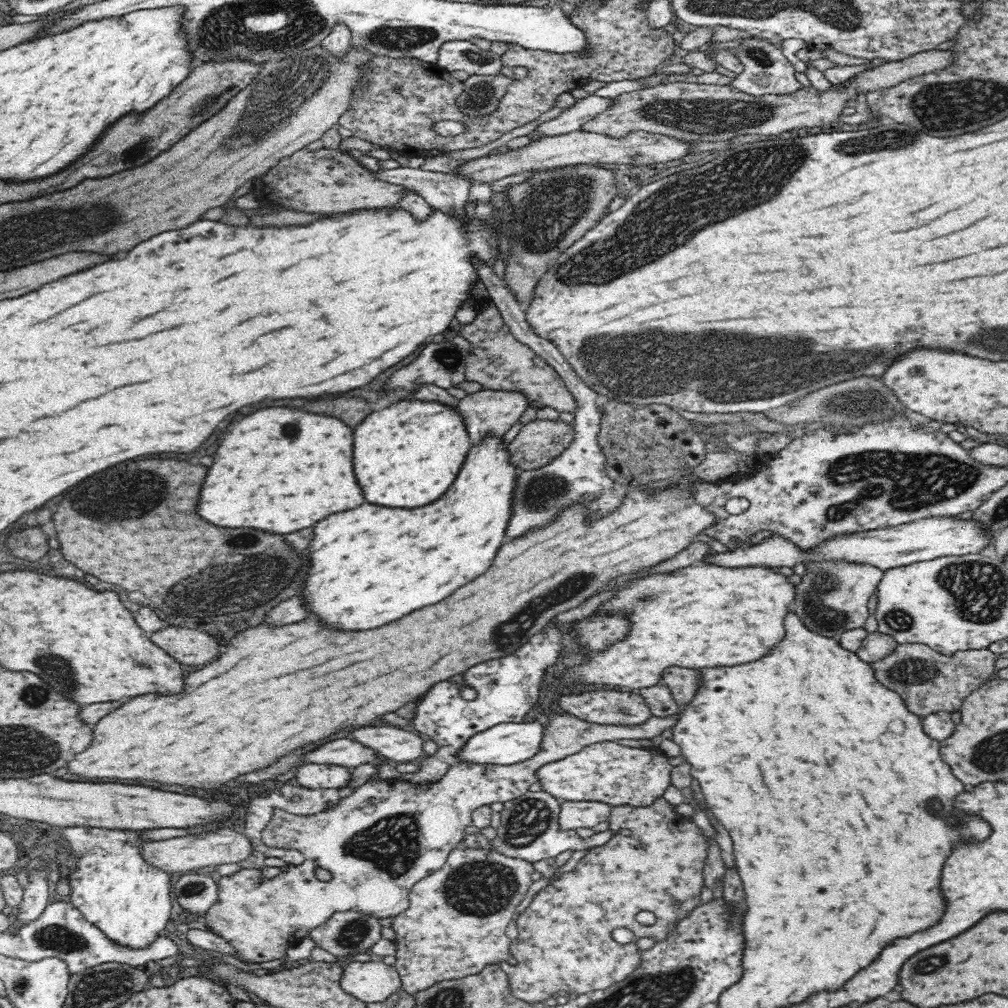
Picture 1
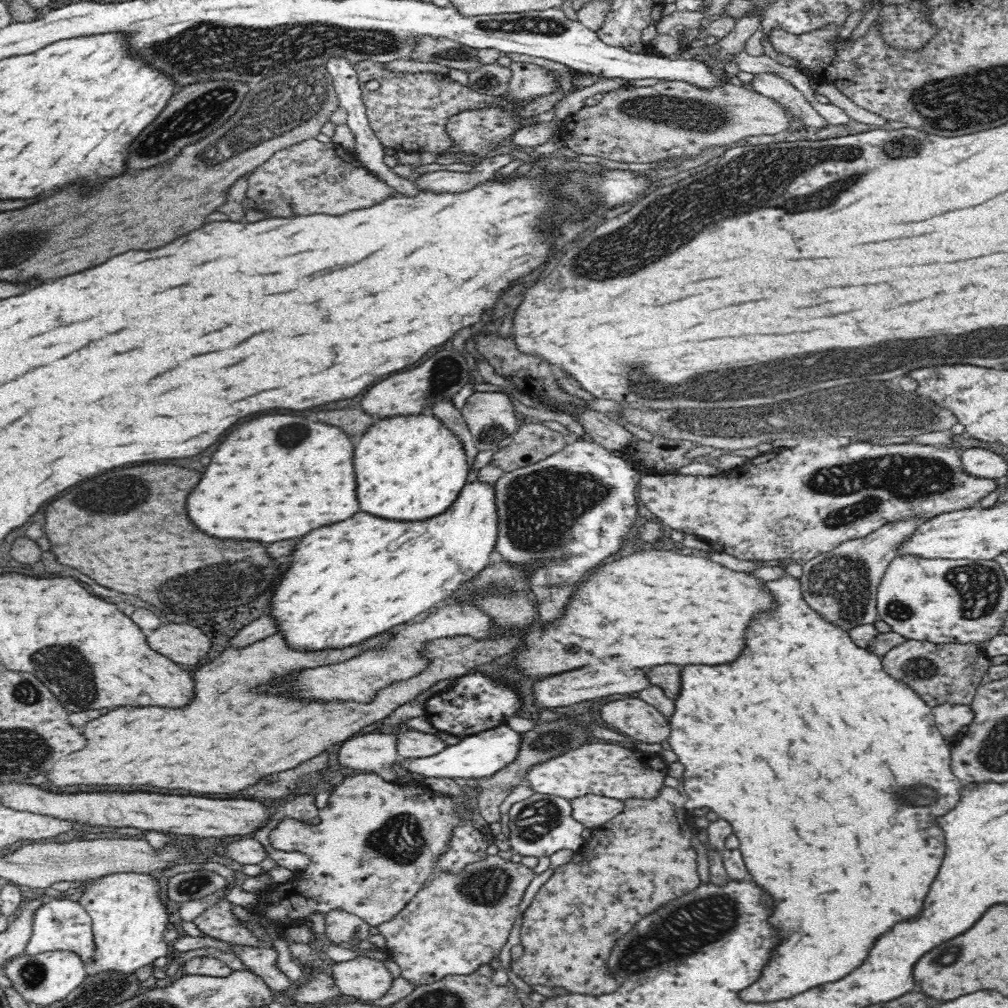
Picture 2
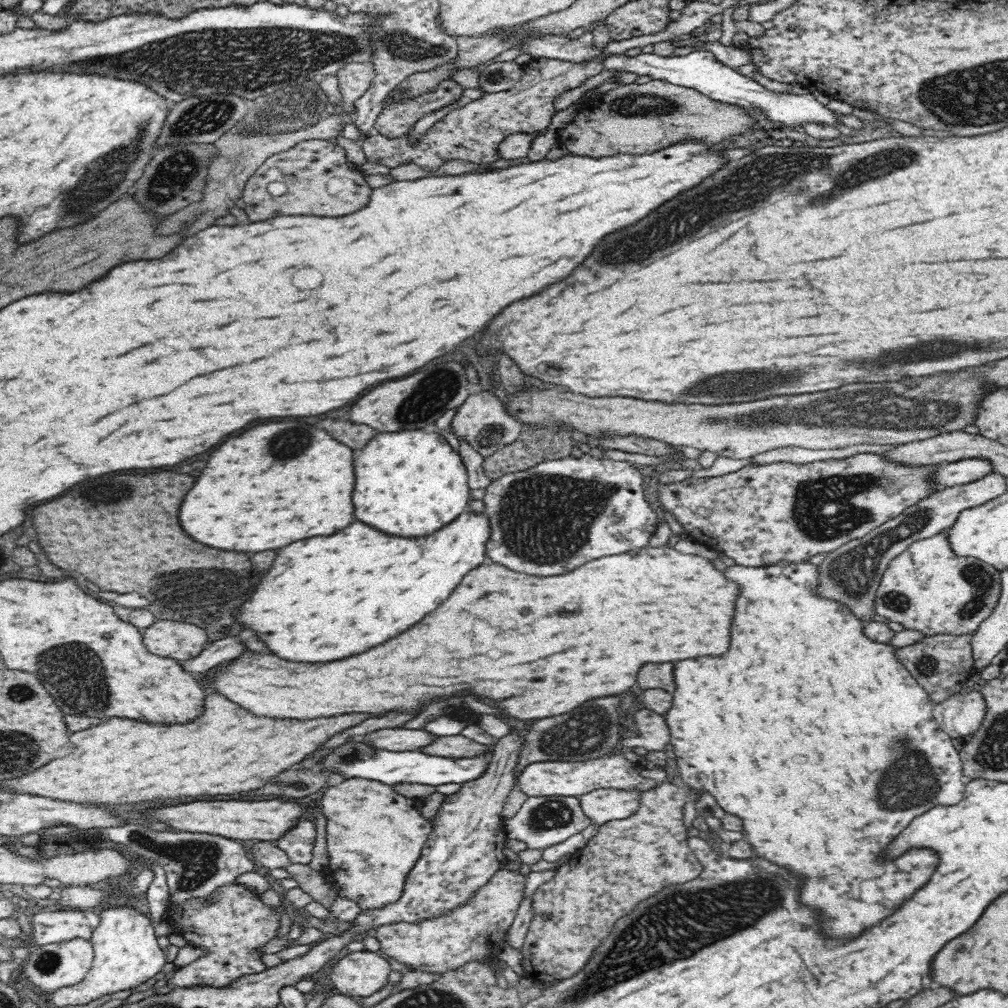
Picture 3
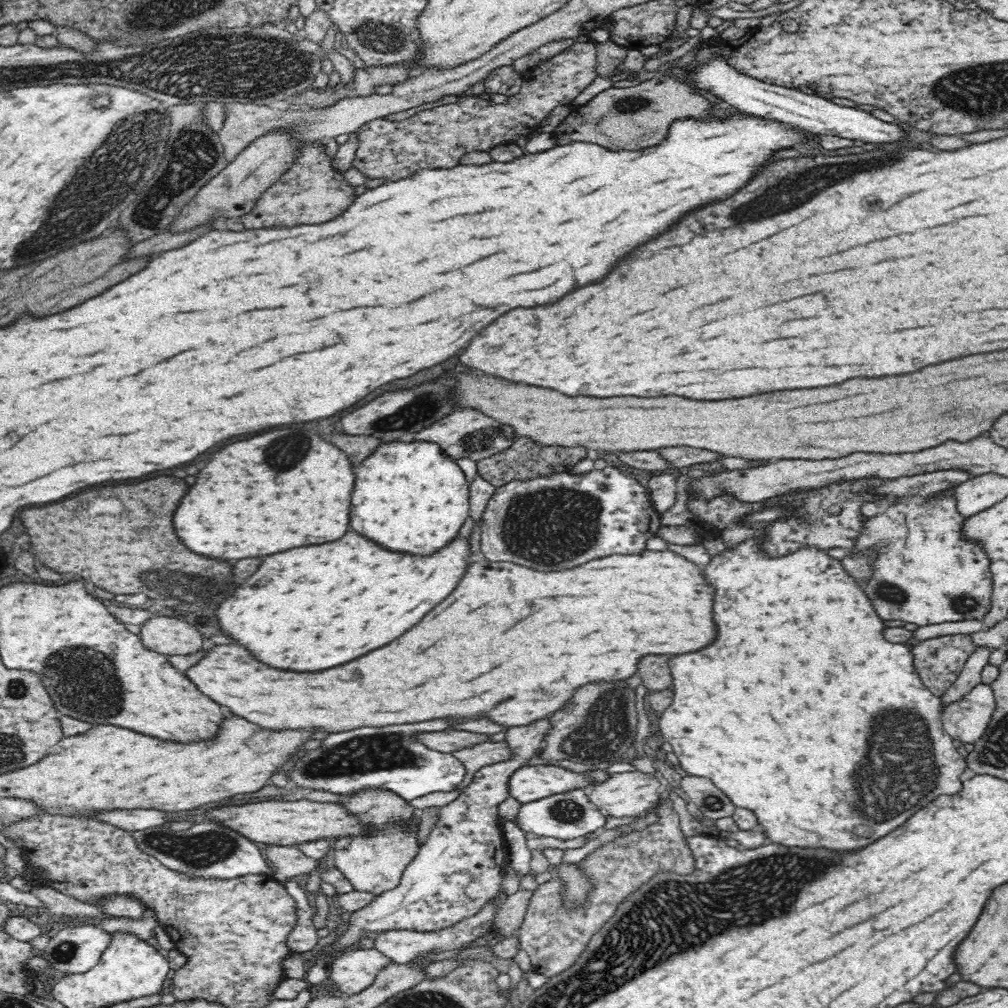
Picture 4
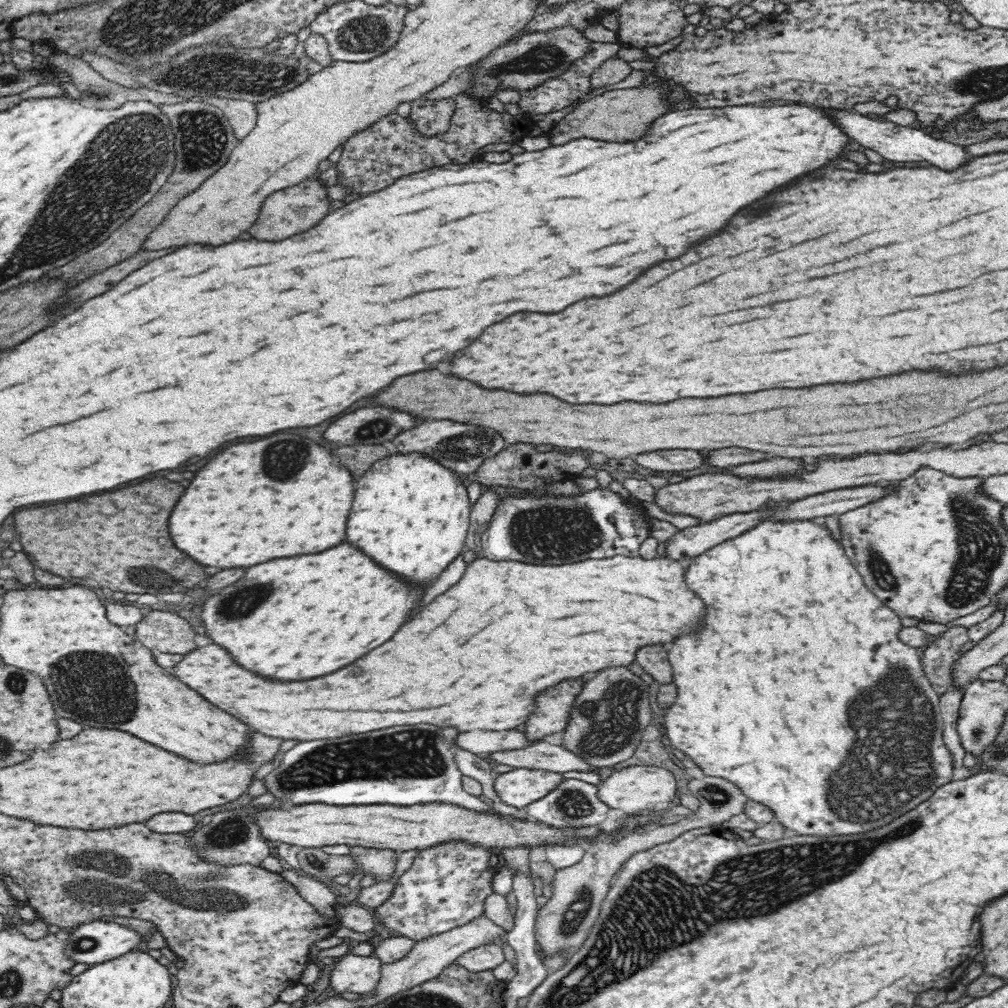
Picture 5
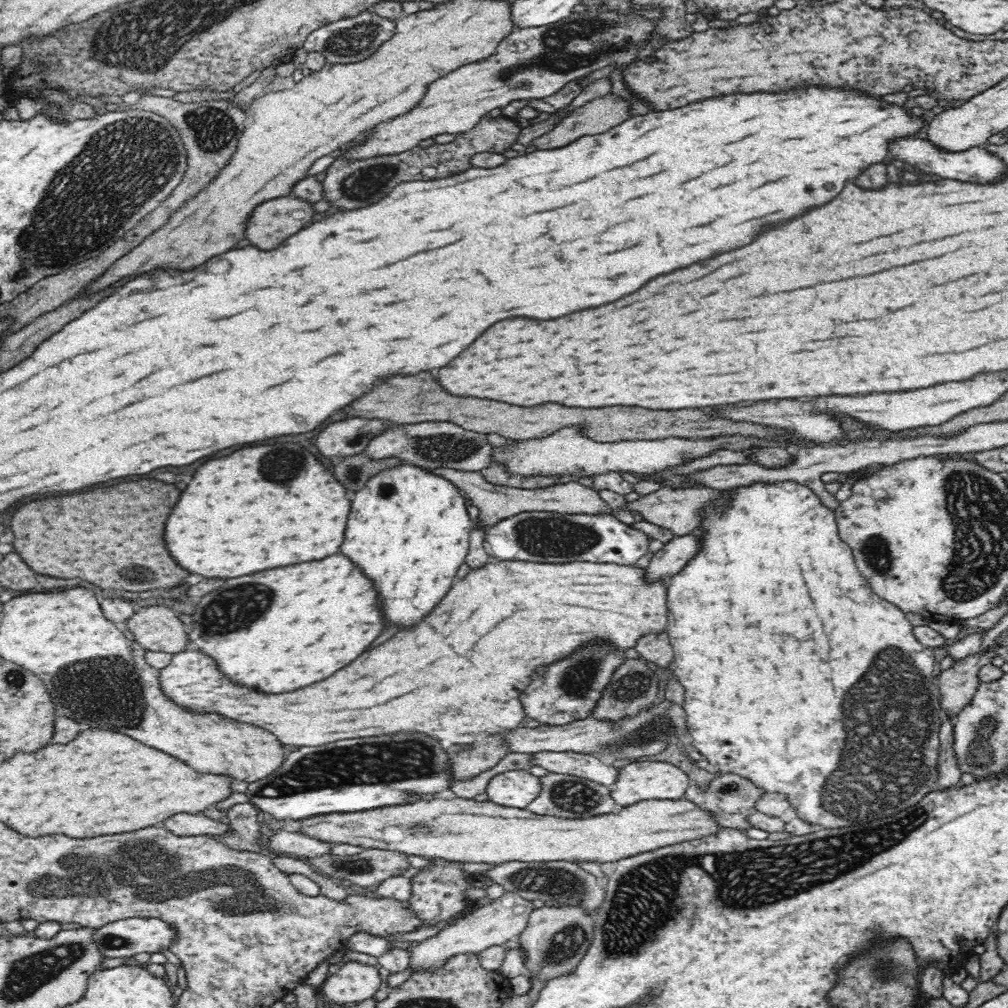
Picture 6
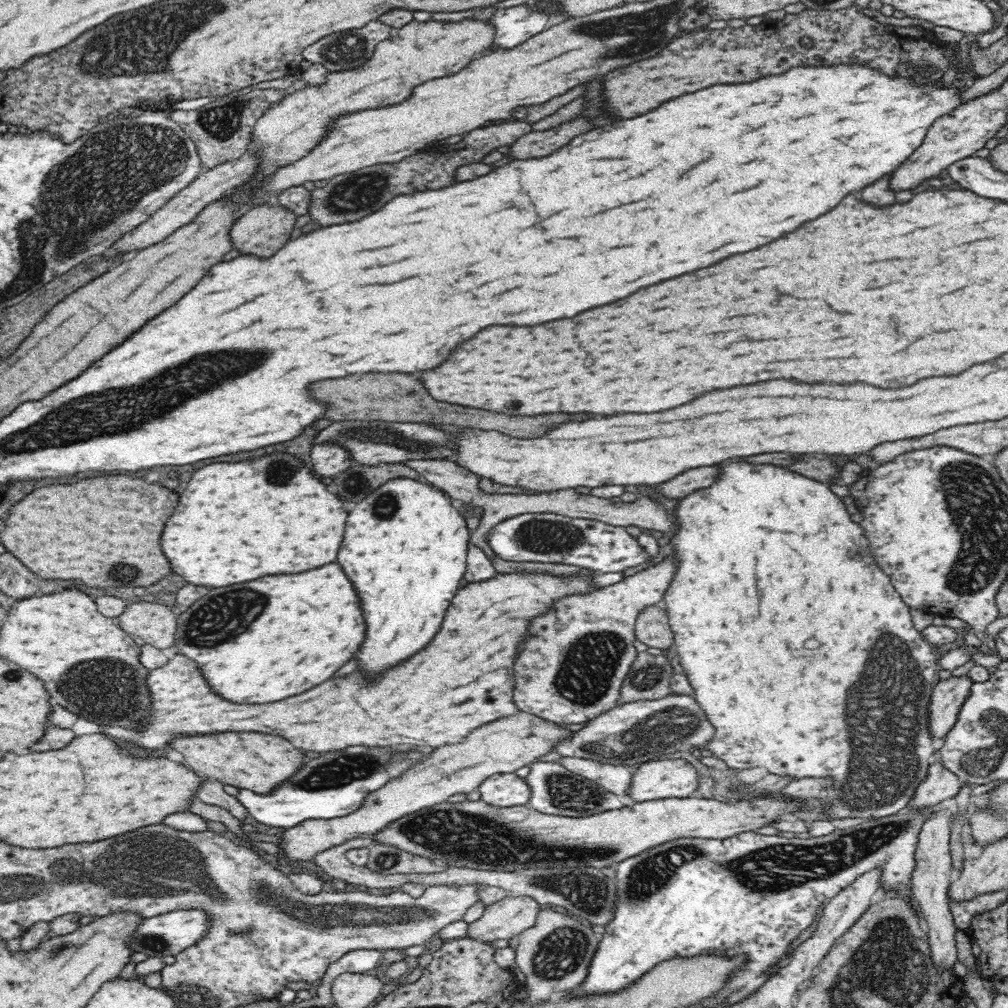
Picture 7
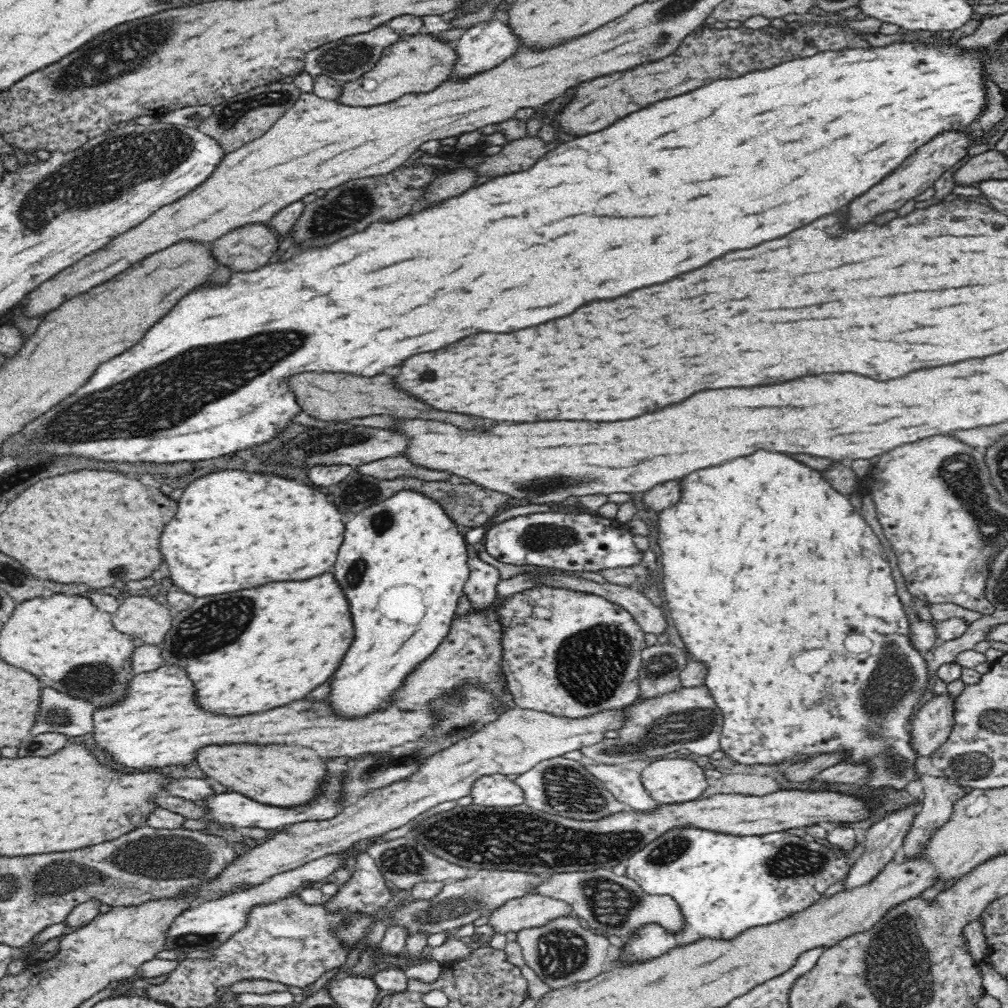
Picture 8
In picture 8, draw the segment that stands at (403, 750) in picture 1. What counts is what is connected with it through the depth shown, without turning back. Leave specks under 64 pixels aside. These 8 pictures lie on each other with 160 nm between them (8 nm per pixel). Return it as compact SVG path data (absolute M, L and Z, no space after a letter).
M584 765L592 776L598 777L605 788L620 802L634 810L654 810L656 803L644 789L641 774L618 765Z

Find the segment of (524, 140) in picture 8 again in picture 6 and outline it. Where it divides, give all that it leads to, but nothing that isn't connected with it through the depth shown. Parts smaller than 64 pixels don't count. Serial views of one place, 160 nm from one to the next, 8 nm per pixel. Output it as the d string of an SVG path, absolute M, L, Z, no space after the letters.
M611 92L600 98L594 98L572 109L567 116L561 119L554 130L544 134L540 140L534 140L532 146L536 150L562 148L586 134L608 132L610 128L626 122L632 116L628 106L630 103L626 99Z

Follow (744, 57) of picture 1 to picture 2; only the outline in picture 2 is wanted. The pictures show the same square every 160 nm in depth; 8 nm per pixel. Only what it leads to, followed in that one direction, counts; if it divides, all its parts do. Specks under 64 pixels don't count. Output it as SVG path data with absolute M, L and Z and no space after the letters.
M768 71L754 74L746 86L762 96L777 100L797 120L802 120L808 126L824 128L828 124L827 120L806 101L804 94L778 73Z

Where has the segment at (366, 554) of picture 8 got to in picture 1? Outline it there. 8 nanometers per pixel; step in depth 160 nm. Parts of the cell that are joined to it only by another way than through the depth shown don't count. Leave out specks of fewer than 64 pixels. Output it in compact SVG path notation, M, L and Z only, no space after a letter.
M400 400L368 414L354 428L354 472L370 504L392 508L416 508L440 498L458 472L472 444L462 415L450 406L424 400Z

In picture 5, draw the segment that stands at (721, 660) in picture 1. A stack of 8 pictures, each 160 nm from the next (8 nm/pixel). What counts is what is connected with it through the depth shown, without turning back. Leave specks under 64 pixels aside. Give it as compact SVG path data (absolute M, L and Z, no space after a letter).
M666 554L655 556L651 559L645 559L641 556L622 556L616 555L609 559L588 559L578 562L578 564L566 564L566 566L534 566L520 561L493 561L486 557L478 557L467 564L462 578L452 585L444 594L434 598L428 606L424 606L414 620L404 624L392 640L382 644L380 648L368 652L360 660L354 662L356 668L362 670L362 676L350 674L350 666L332 672L330 676L320 676L316 680L300 680L300 682L278 682L270 678L262 678L246 668L240 668L232 660L232 656L216 643L198 647L192 652L183 655L183 659L176 667L170 671L174 673L184 684L198 691L206 700L209 700L214 706L230 712L244 724L252 726L254 730L274 736L274 738L284 738L284 740L324 740L324 738L334 738L334 736L348 736L348 734L362 734L362 732L372 732L380 728L390 728L390 726L402 726L402 724L434 724L440 726L440 729L448 726L456 727L460 732L482 730L482 731L500 731L500 728L474 728L474 718L472 712L480 702L490 702L490 700L508 700L512 696L518 696L518 692L526 690L536 682L534 690L544 690L548 686L556 686L562 680L568 678L578 678L584 674L596 674L604 668L612 666L630 666L634 662L636 652L642 646L652 646L652 644L664 644L672 642L678 636L684 634L694 634L702 628L702 620L706 616L706 606L704 602L688 590L688 584L684 582L684 566L680 560L674 560Z

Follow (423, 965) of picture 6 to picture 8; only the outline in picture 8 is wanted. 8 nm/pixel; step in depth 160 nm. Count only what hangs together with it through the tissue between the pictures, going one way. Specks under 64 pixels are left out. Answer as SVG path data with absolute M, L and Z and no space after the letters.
M529 892L506 900L491 912L487 924L494 934L519 933L521 930L544 926L558 916L573 916L572 907L549 896Z

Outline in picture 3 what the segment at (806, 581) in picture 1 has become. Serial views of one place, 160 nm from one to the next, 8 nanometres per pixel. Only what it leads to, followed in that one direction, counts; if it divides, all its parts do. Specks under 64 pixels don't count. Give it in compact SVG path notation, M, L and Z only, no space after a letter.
M992 472L976 482L940 488L918 504L906 507L902 514L874 528L868 535L850 539L840 548L824 553L823 560L816 566L818 567L818 594L830 600L844 602L848 611L860 616L860 621L872 621L873 616L876 615L876 593L888 563L895 556L906 552L913 542L934 536L952 527L962 510L986 504L989 500L994 500L994 497L1004 494L1007 491L1004 478L1004 475Z

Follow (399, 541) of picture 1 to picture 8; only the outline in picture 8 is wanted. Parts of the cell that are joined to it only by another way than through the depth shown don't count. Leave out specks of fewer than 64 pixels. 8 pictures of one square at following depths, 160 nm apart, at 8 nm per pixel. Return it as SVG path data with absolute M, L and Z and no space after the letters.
M326 572L312 580L272 582L260 588L196 598L186 610L173 614L171 629L160 647L165 664L177 664L188 673L202 708L214 714L242 716L308 696L338 670L352 640L354 622L350 604L334 574Z

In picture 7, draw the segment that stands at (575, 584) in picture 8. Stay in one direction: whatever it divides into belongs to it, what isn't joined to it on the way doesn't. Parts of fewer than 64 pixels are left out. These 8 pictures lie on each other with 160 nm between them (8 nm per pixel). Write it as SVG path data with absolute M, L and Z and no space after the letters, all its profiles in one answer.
M652 605L646 607L636 619L638 644L661 649L662 652L674 644L673 632L665 611Z

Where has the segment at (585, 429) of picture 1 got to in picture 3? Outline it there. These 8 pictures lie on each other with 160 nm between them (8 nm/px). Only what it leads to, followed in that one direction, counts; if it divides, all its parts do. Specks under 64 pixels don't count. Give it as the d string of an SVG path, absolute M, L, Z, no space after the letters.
M590 453L546 460L522 471L504 473L485 488L482 501L491 524L491 535L485 544L488 561L534 576L566 574L590 560L646 547L657 529L656 514L644 499L642 473L630 462L595 458Z

